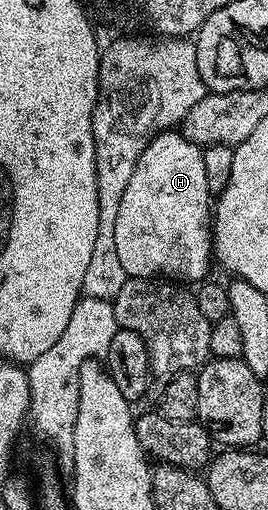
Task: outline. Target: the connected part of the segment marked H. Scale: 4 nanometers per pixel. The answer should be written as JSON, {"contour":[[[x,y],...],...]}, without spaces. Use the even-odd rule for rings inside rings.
{"contour":[[[163,129],[148,141],[147,148],[141,153],[137,169],[133,169],[133,177],[129,177],[125,193],[121,193],[121,205],[113,213],[115,223],[110,224],[113,241],[117,241],[117,257],[130,278],[166,277],[171,281],[208,278],[207,266],[213,263],[213,196],[205,177],[203,150],[178,130]]]}

